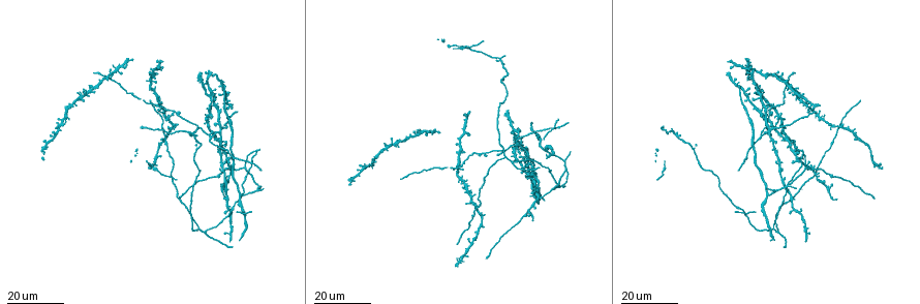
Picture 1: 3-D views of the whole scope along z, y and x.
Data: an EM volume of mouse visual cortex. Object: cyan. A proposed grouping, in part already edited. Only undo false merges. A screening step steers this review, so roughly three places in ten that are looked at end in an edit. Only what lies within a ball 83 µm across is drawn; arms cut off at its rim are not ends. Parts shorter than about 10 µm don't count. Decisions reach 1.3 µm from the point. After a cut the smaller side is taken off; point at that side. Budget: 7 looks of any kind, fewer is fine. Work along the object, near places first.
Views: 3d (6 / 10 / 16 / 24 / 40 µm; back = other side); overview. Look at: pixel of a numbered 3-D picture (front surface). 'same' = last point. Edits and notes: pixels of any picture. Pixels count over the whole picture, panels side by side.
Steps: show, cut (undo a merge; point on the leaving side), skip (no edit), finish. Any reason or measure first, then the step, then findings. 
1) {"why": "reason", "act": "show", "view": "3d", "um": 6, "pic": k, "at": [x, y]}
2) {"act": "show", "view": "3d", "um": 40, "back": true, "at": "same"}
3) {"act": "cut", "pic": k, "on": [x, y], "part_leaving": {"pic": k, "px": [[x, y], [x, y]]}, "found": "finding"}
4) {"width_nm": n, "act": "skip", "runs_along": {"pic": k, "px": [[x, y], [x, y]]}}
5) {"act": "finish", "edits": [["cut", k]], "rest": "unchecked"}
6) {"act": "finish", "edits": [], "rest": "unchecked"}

{"why": "three arms meet", "act": "show", "view": "3d", "um": 24, "pic": 1, "at": [504, 155]}

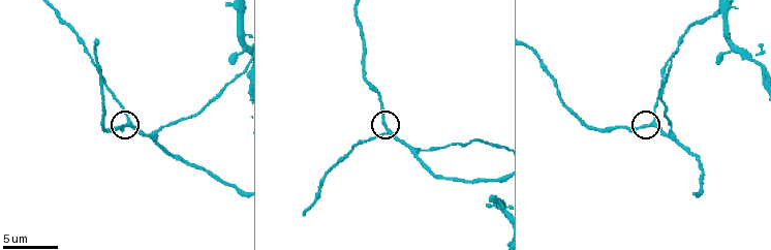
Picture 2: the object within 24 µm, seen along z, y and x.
{"act": "show", "view": "3d", "um": 10, "pic": 2, "at": [131, 124]}

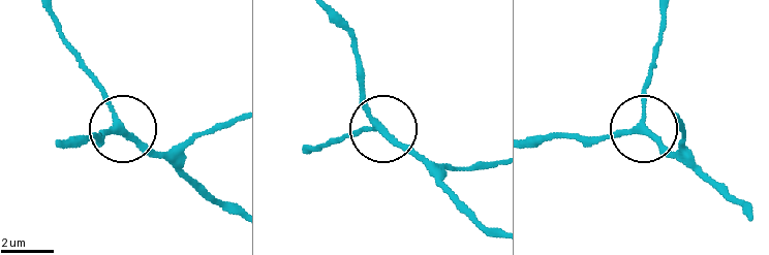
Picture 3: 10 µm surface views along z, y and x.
{"side_arm_um": 113, "arms": 3, "act": "skip", "found": "continuous, no second neuron"}

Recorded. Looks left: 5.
{"why": "three-way junction", "act": "show", "view": "3d", "um": 24, "pic": 1, "at": [550, 188]}

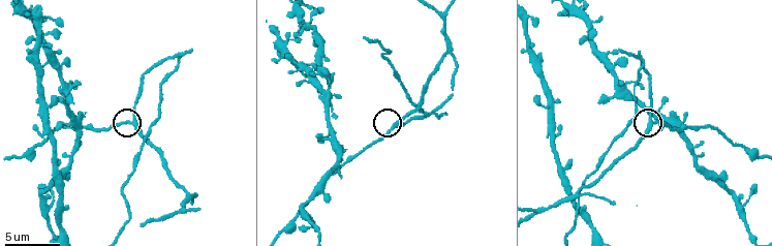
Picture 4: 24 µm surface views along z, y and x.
{"act": "show", "view": "3d", "um": 6, "pic": 4, "at": [654, 122]}

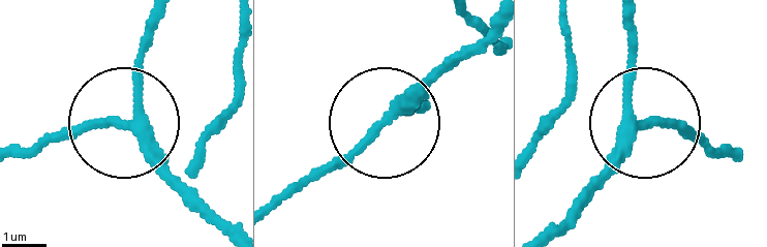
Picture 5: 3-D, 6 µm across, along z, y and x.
{"width_nm": 260, "act": "skip", "runs_along": {"pic": 5, "px": [[424, 106], [394, 118], [472, 47]]}, "found": "continuous, no second neuron"}

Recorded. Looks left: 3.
{"why": "four arms meet", "act": "show", "view": "3d", "um": 16, "pic": 4, "at": [341, 153]}

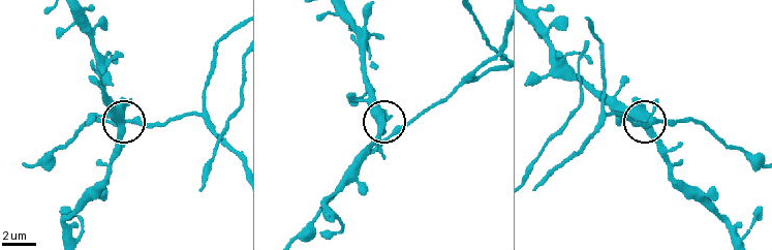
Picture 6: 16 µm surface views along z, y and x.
{"act": "show", "view": "3d", "um": 16, "back": true, "pic": 6, "at": [118, 123]}

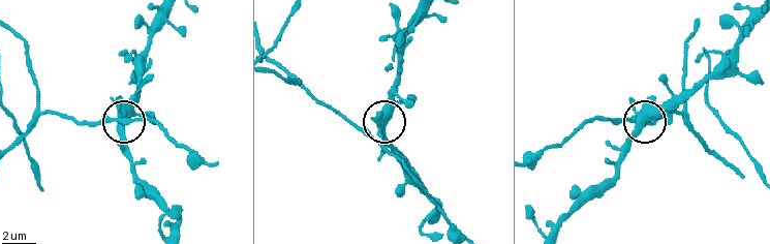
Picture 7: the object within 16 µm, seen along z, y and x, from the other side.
{"act": "skip", "found": "continuous, no second neuron"}

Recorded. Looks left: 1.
{"act": "finish", "edits": [], "rest": "unchecked"}

